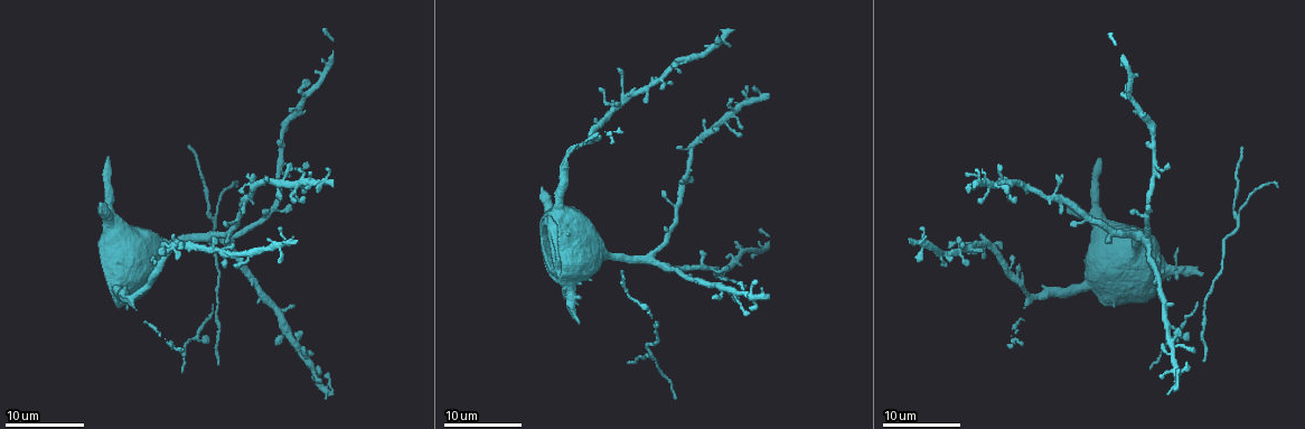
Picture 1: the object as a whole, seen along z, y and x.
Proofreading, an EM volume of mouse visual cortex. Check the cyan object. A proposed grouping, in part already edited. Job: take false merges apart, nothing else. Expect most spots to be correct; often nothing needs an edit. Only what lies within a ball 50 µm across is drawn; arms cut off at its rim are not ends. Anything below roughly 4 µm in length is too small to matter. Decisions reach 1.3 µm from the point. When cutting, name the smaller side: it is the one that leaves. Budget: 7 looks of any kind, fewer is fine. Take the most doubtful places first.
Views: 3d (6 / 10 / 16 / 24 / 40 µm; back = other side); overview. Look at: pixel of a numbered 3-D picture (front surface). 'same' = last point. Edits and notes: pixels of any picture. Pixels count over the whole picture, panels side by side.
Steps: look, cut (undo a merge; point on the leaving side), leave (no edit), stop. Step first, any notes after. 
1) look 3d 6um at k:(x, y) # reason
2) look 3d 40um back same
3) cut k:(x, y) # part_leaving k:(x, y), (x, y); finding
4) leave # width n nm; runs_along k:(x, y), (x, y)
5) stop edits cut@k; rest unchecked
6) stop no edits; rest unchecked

look 3d 16um at 1:(214, 215) # side arm on a straight run

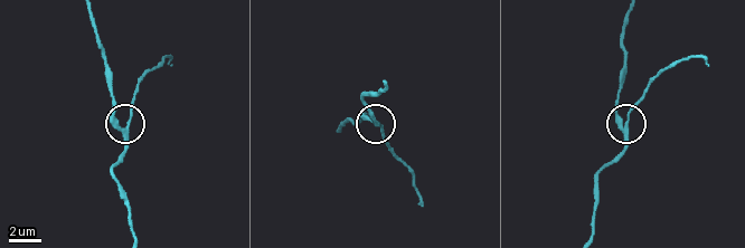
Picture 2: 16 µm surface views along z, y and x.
leave # width 260 nm; continuous, no second cell

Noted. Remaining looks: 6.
look 3d 10um at 1:(757, 100) # sudden change in width

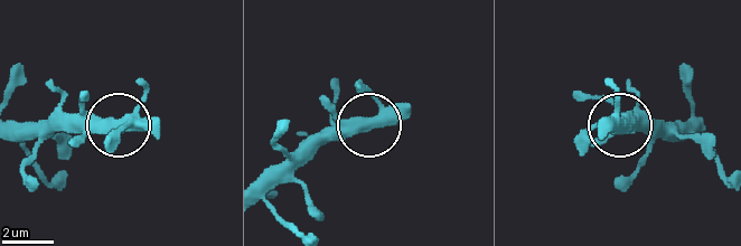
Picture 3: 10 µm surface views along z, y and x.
leave # width 430 nm; runs_along 3:(15, 122), (129, 122), (106, 145); one cell here

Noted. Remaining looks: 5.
look 3d 16um at 1:(232, 241) # arms part here

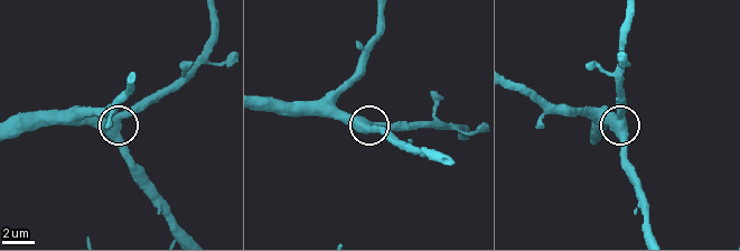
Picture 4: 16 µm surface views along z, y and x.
leave # continuous, no second cell

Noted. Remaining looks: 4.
stop no edits; rest unchecked

